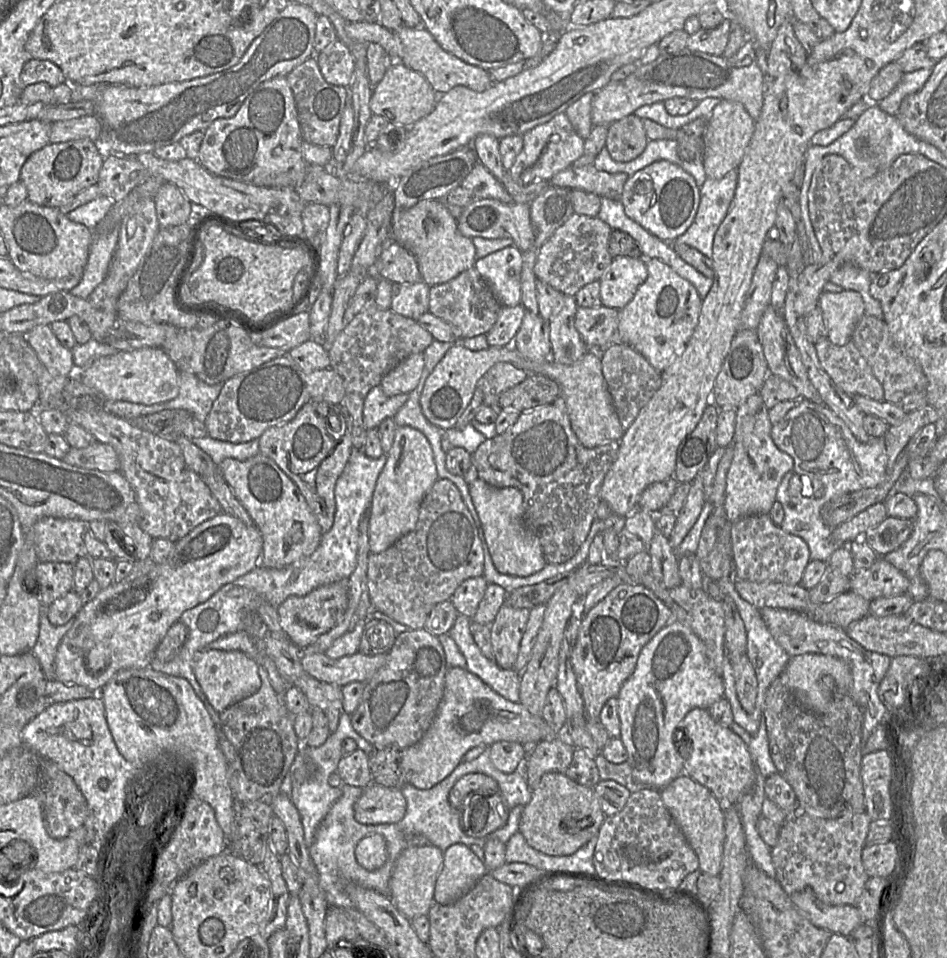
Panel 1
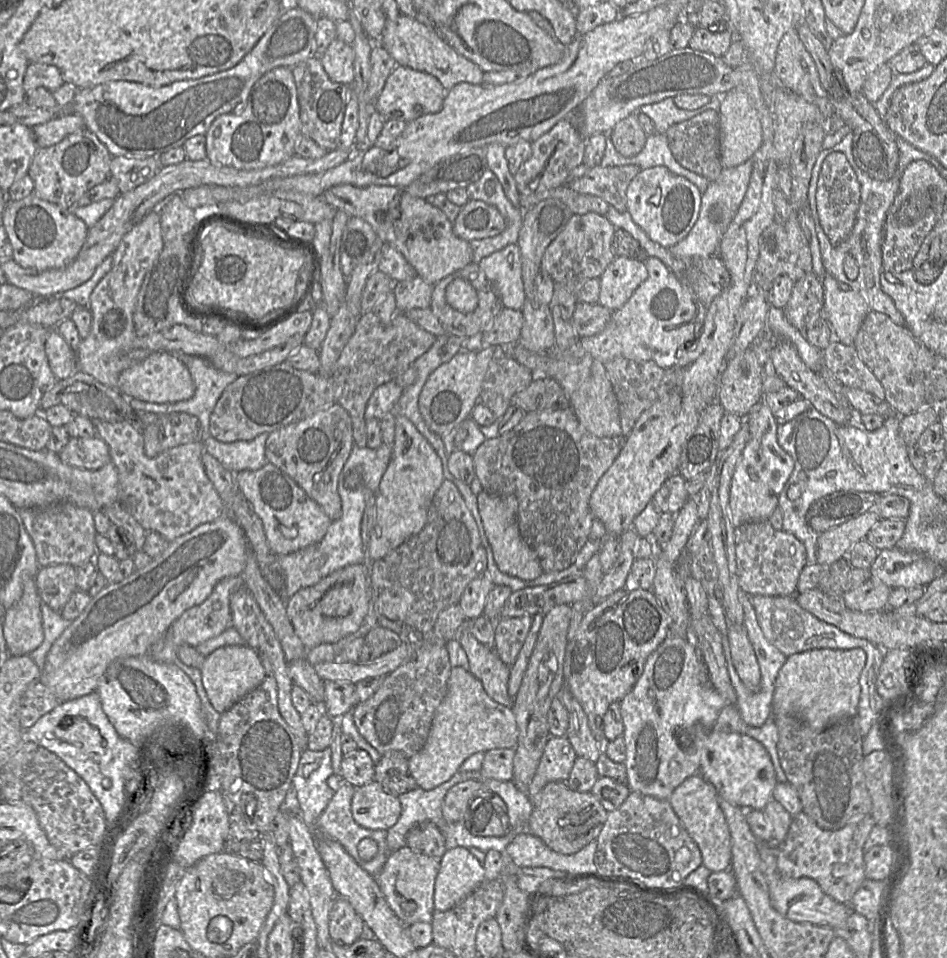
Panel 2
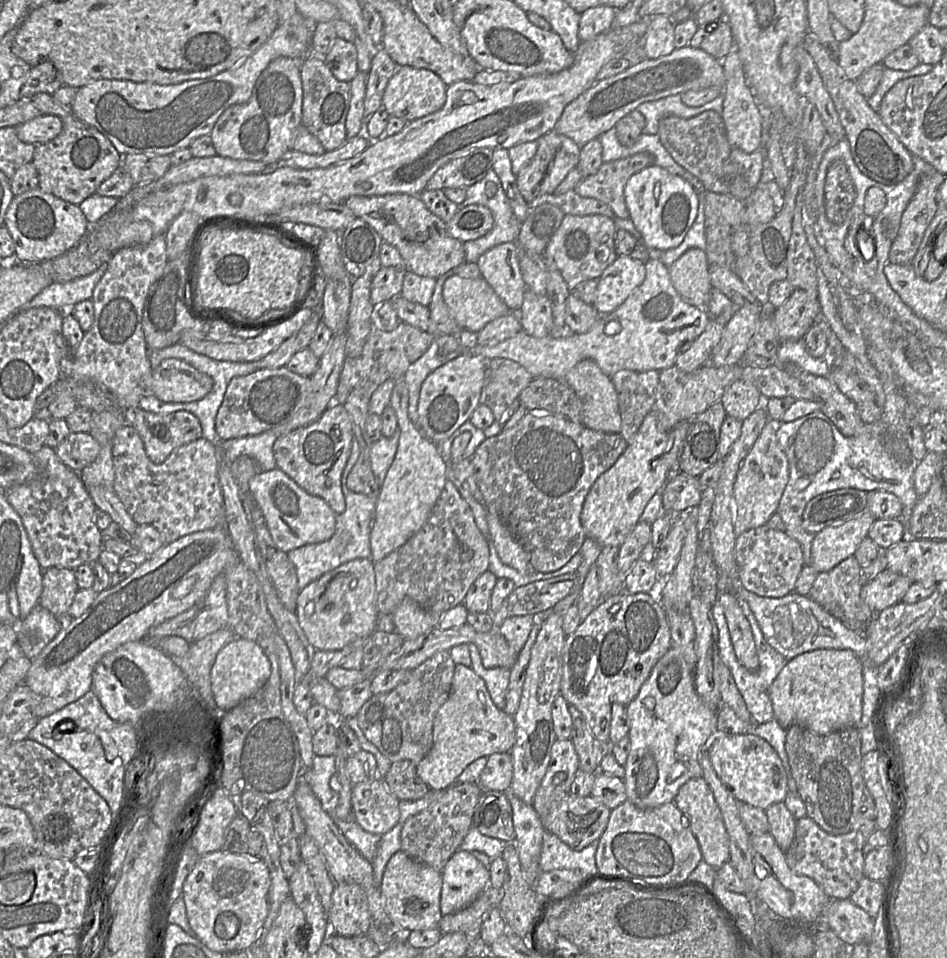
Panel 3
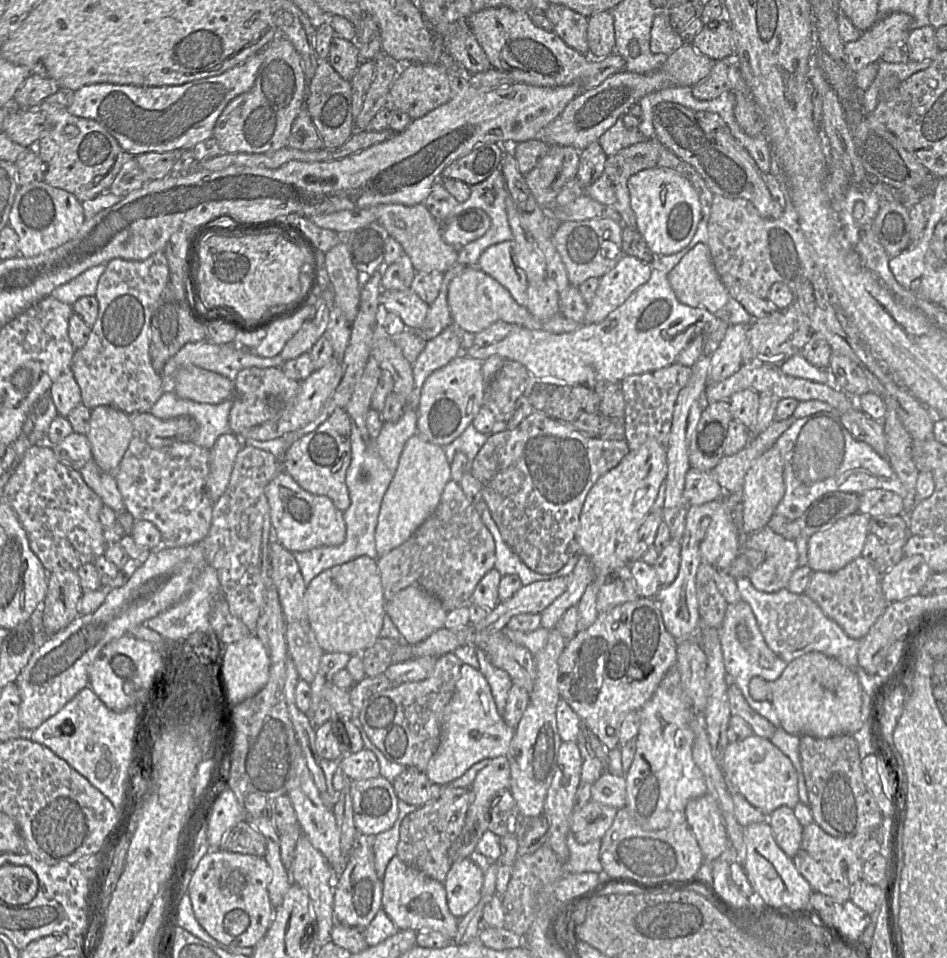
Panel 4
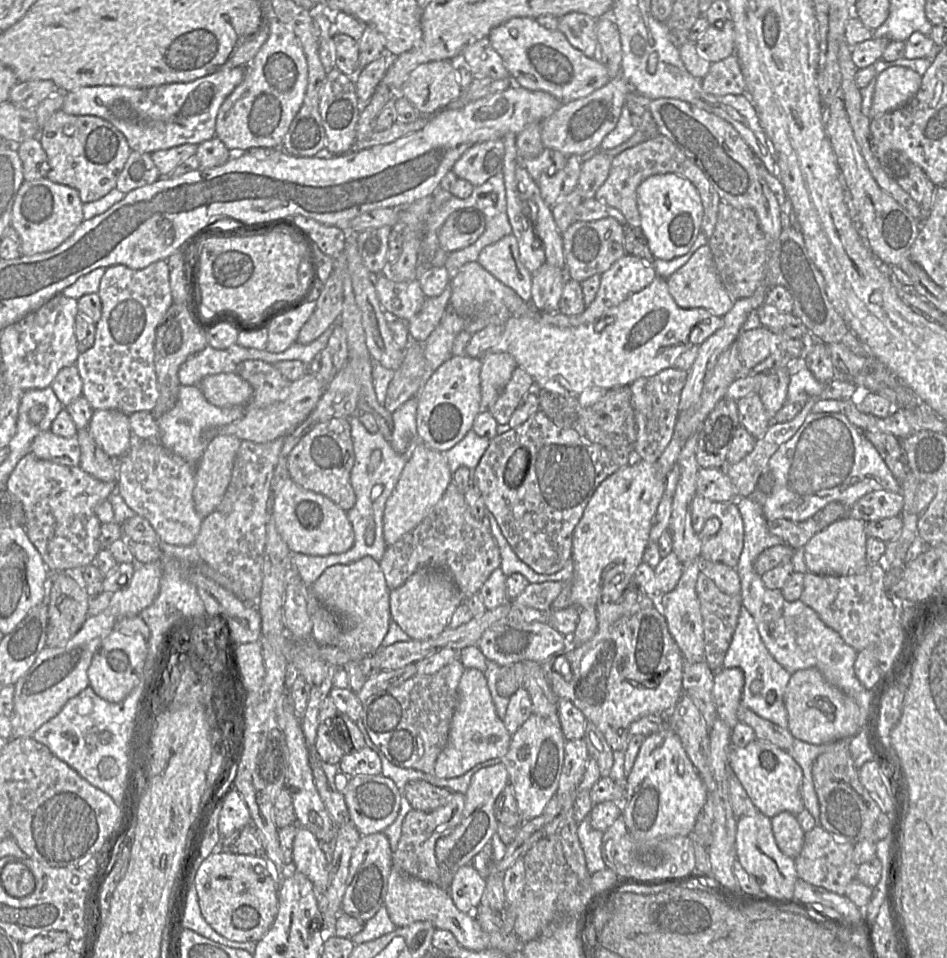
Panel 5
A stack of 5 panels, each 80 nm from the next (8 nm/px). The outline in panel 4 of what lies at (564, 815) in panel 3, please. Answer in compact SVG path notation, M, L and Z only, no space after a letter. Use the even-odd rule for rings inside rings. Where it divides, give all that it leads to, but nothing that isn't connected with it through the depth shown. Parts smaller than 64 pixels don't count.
M593 800L582 807L575 806L570 816L570 832L581 844L602 839L611 827L617 810Z

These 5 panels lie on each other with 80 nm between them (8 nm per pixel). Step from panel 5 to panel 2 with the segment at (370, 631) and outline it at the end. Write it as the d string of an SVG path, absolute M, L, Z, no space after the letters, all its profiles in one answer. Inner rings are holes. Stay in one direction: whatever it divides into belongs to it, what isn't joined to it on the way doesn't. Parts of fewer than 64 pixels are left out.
M354 564L298 591L286 602L286 612L295 633L310 650L323 643L335 644L357 632L368 613L371 599L372 583L369 584L366 568L363 564Z

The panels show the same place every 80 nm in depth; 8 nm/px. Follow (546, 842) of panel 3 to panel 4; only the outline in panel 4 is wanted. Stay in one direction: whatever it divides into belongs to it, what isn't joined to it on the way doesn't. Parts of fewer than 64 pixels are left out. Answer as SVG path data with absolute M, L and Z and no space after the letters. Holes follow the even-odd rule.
M569 832L567 846L569 857L563 863L567 873L595 872L603 875L603 867L599 858L601 839L595 839L586 844L581 844Z

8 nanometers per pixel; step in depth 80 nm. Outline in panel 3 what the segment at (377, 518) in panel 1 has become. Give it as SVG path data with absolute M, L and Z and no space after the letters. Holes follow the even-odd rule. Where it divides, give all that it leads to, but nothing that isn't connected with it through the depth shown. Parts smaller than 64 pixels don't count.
M404 378L395 380L395 387L392 391L390 405L394 409L398 429L400 432L399 443L394 461L389 468L383 485L380 488L376 504L375 517L372 523L370 544L372 561L377 563L387 557L390 553L403 546L425 525L431 511L437 502L447 481L446 464L437 446L426 439L420 430L412 423L408 415L409 395Z

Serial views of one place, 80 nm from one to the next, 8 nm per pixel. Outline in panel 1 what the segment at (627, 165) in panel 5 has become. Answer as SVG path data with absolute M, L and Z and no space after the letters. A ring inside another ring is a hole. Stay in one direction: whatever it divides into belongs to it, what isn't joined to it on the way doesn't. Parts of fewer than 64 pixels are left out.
M593 164L582 167L571 165L555 174L549 184L555 187L580 189L600 197L620 200L629 175L597 170Z

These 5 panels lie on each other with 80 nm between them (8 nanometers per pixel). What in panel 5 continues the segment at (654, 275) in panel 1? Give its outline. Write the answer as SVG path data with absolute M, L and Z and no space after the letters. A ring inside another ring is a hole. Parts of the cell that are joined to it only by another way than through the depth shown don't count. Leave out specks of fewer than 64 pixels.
M656 276L647 287L608 309L595 321L577 327L560 328L539 322L532 317L509 316L503 325L499 340L486 353L509 353L516 360L517 366L533 378L539 389L578 397L589 387L611 389L629 386L638 378L653 376L673 367L676 359L685 350L692 345L703 343L721 325L722 317L704 308L679 307L669 293L667 279Z

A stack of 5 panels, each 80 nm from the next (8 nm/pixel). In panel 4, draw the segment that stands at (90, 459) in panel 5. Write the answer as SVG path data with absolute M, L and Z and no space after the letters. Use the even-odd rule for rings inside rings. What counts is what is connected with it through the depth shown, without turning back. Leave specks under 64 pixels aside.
M93 459L79 472L87 486L101 498L103 505L110 507L117 514L125 510L114 474L103 471Z

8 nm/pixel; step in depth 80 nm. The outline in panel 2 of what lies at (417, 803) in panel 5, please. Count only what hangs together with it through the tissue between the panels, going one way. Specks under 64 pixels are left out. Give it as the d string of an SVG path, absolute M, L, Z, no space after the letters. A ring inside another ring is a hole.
M387 751L381 755L381 758L374 767L374 780L379 782L384 790L399 796L415 788L420 788L412 777L408 767L408 758L400 751Z

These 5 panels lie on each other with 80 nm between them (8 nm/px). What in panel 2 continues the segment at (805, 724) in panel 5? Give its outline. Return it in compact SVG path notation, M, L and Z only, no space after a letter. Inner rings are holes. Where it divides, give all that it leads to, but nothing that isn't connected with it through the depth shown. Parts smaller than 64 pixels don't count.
M813 649L788 657L775 681L772 715L796 717L815 731L856 716L861 691L859 677L865 661L866 654L861 649Z

